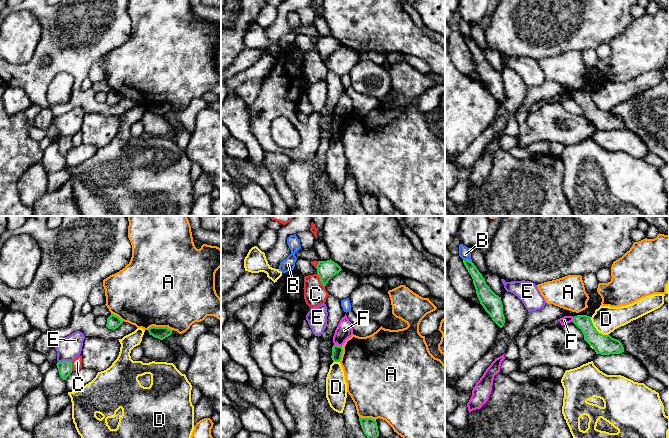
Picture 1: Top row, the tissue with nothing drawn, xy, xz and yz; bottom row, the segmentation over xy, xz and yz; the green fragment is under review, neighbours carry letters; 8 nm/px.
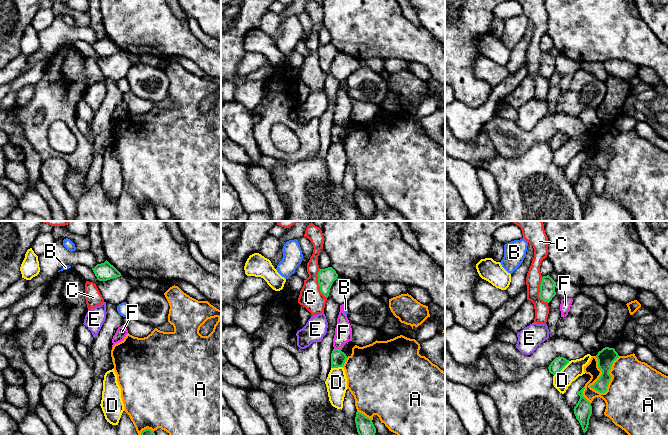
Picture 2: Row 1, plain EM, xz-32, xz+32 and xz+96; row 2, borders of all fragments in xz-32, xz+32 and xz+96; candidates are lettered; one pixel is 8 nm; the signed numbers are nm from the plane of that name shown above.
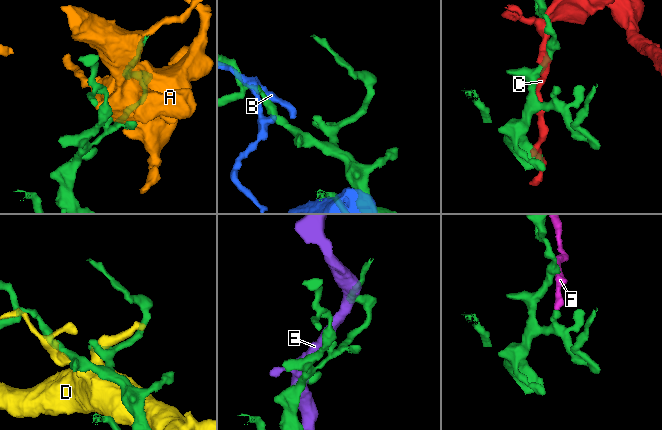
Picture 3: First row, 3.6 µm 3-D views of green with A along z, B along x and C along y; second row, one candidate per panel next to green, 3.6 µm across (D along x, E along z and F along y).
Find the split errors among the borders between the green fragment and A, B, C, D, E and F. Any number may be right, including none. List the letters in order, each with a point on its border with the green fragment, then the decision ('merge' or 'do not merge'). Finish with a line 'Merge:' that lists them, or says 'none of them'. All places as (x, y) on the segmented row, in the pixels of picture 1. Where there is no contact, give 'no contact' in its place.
A: xy (160, 327) | do not merge
B: yz (468, 260) | do not merge
C: xz (320, 280) | do not merge
D: yz (595, 329) | do not merge
E: xy (64, 361) | do not merge
F: xz (337, 345) | do not merge
Merge: none of them

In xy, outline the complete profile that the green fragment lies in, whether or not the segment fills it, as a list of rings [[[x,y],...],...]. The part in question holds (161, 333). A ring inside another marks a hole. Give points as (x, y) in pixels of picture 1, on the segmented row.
[[[152,326],[148,329],[148,332],[153,337],[158,338],[160,340],[163,340],[163,339],[165,339],[166,337],[168,337],[172,334],[172,330],[169,329],[168,327]]]

